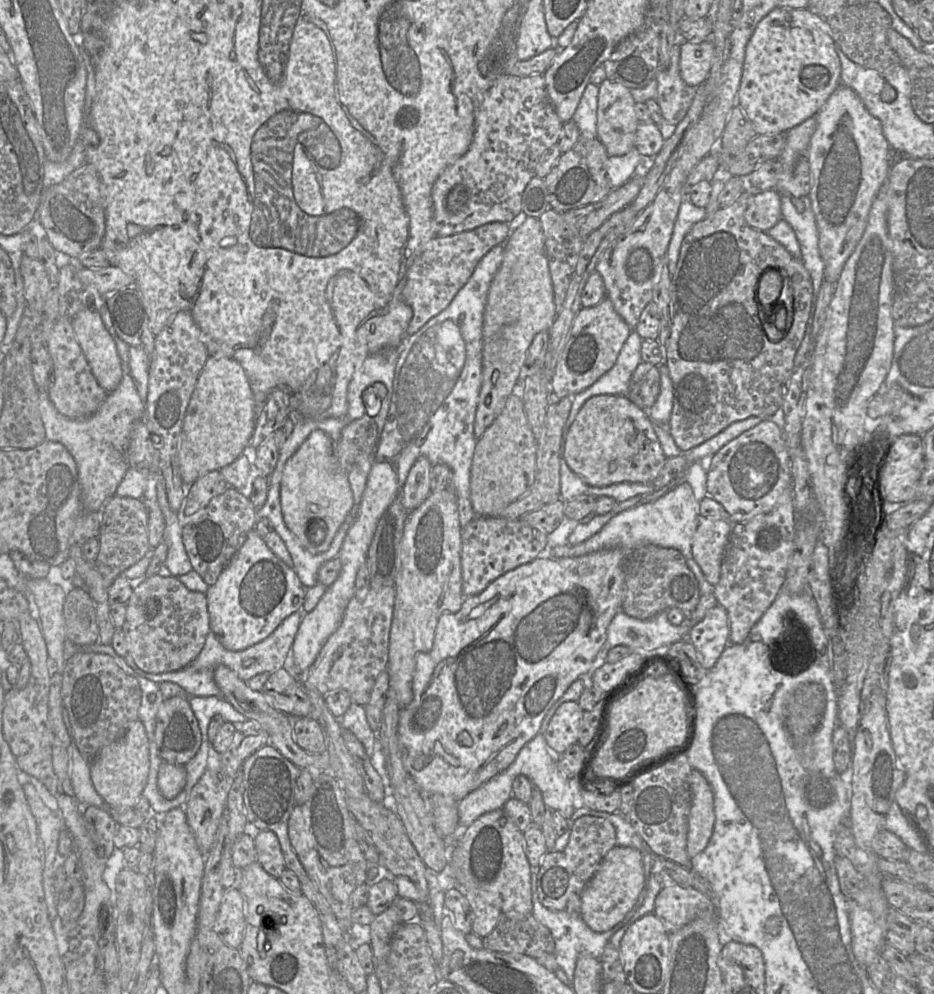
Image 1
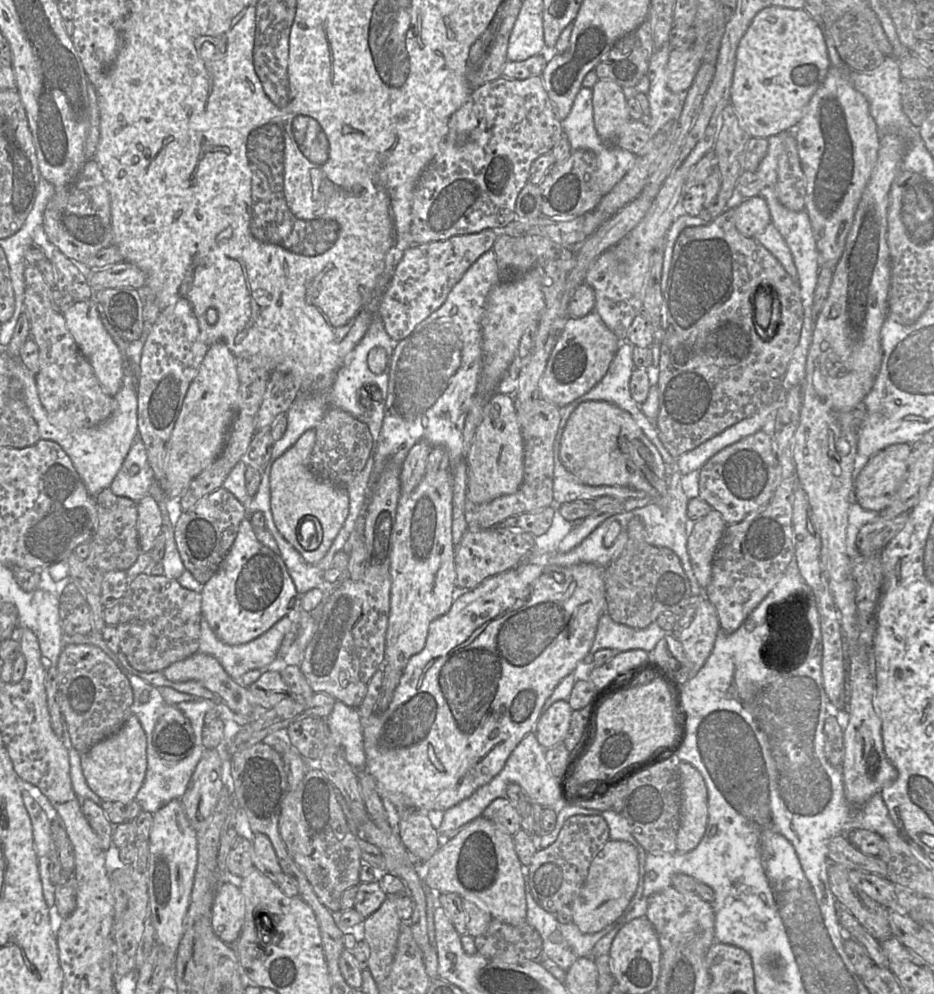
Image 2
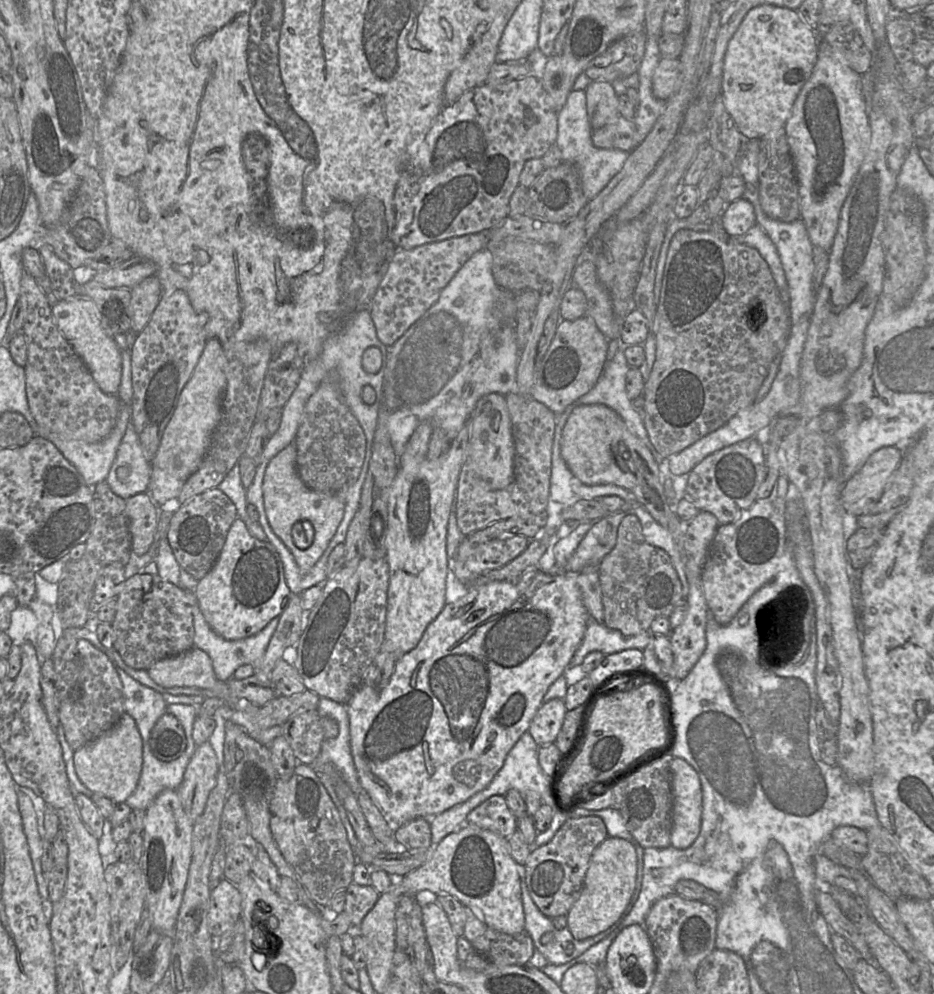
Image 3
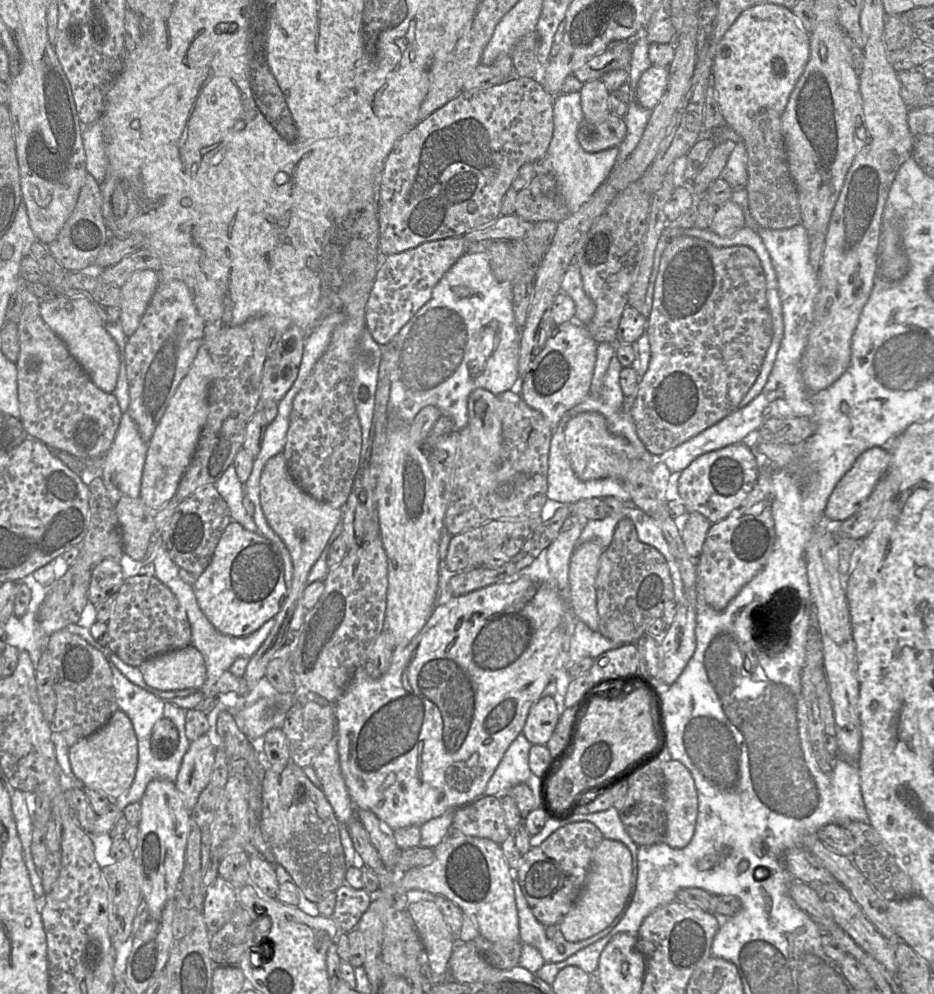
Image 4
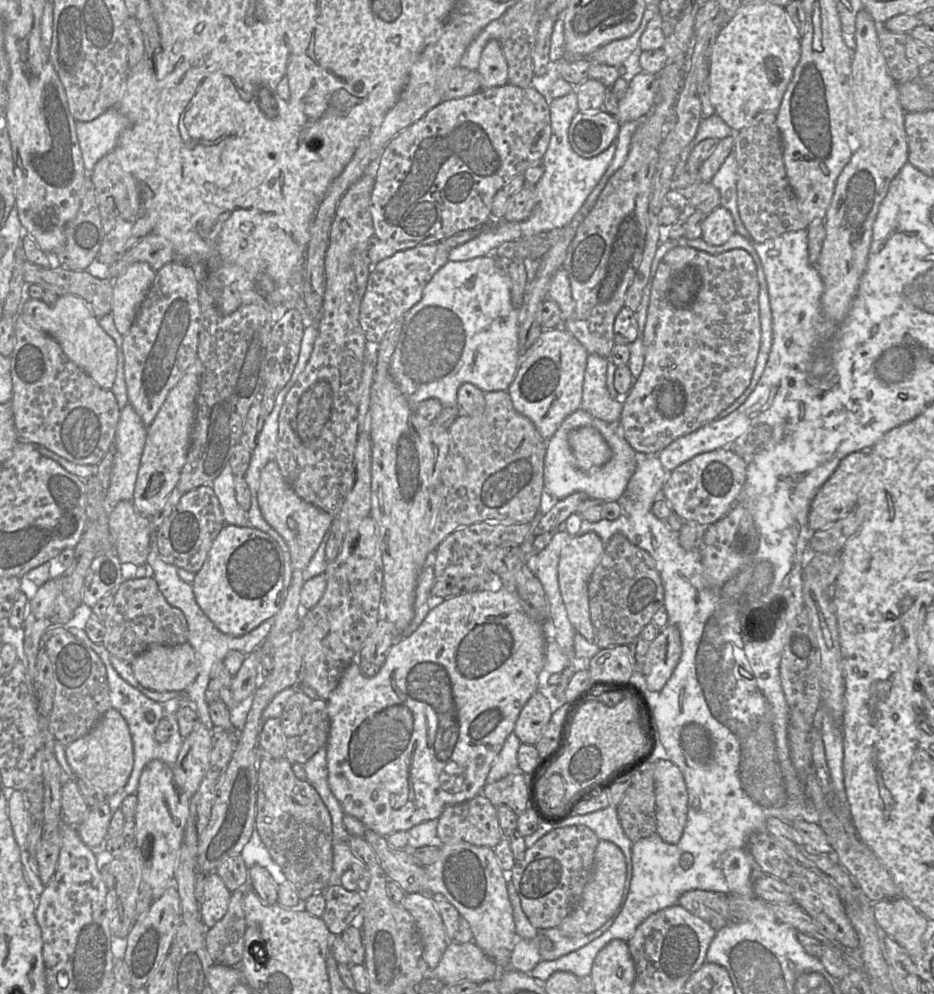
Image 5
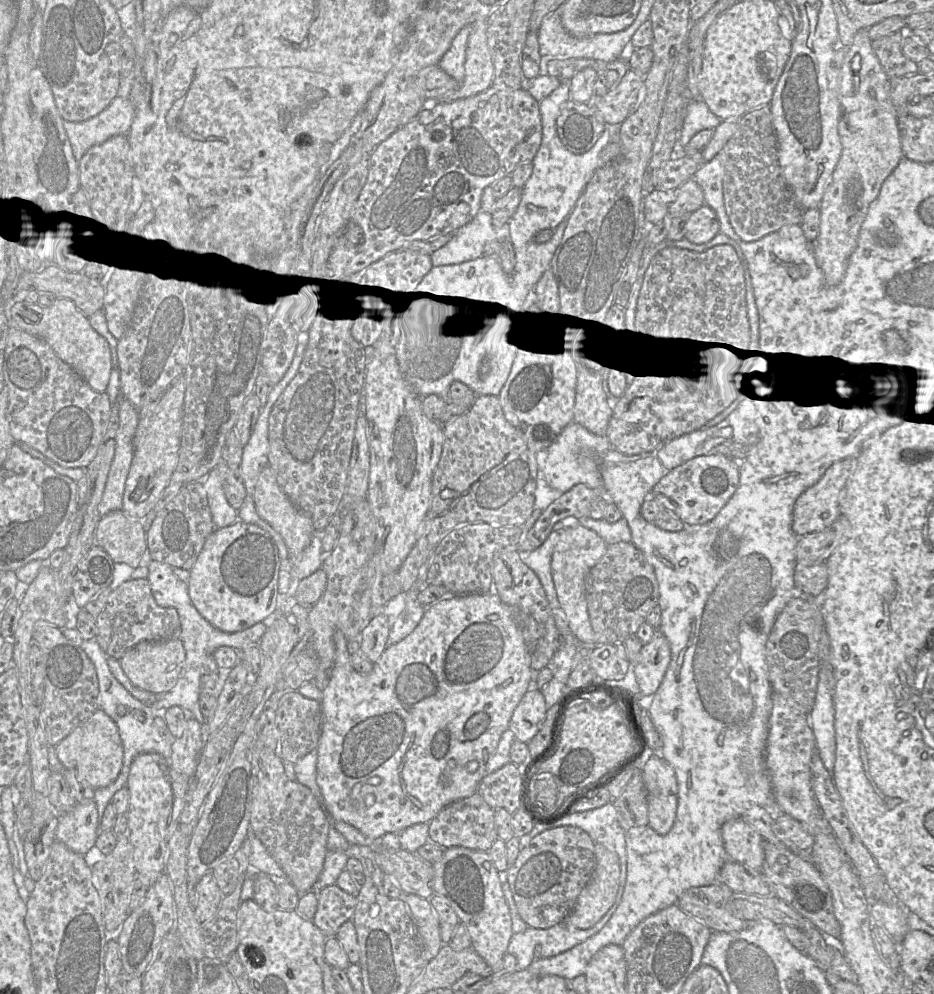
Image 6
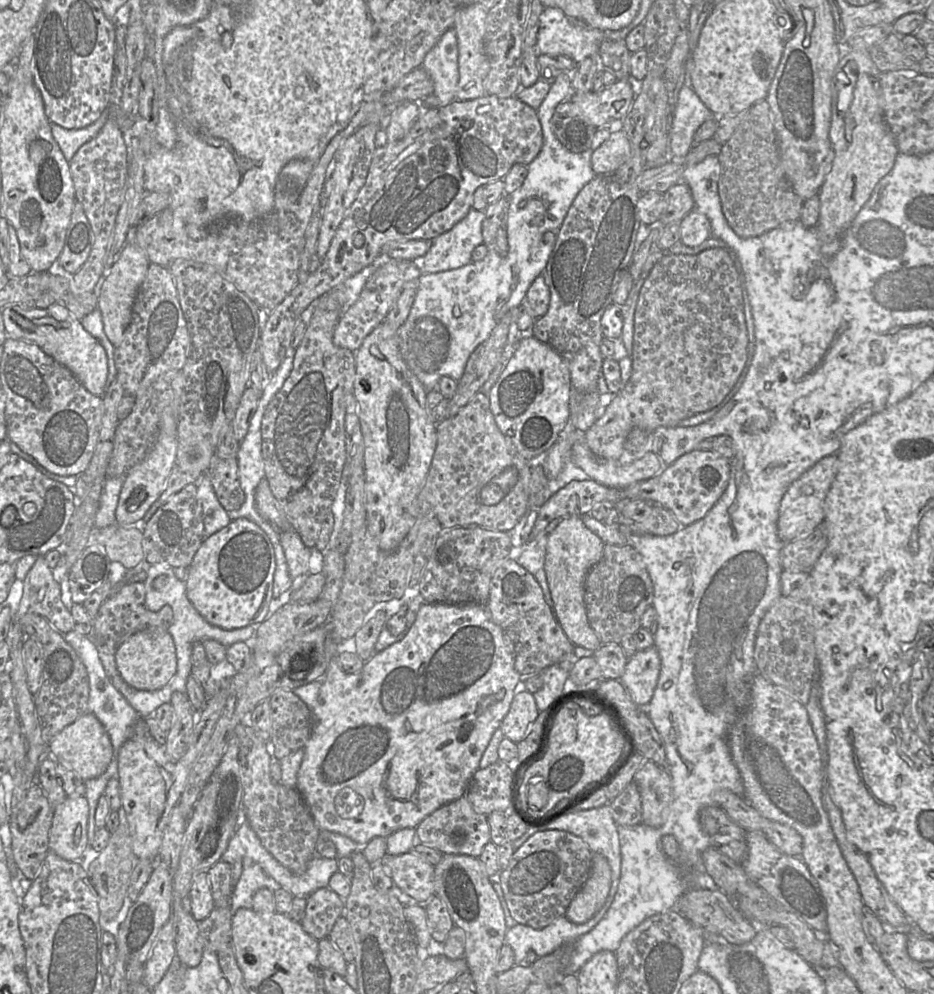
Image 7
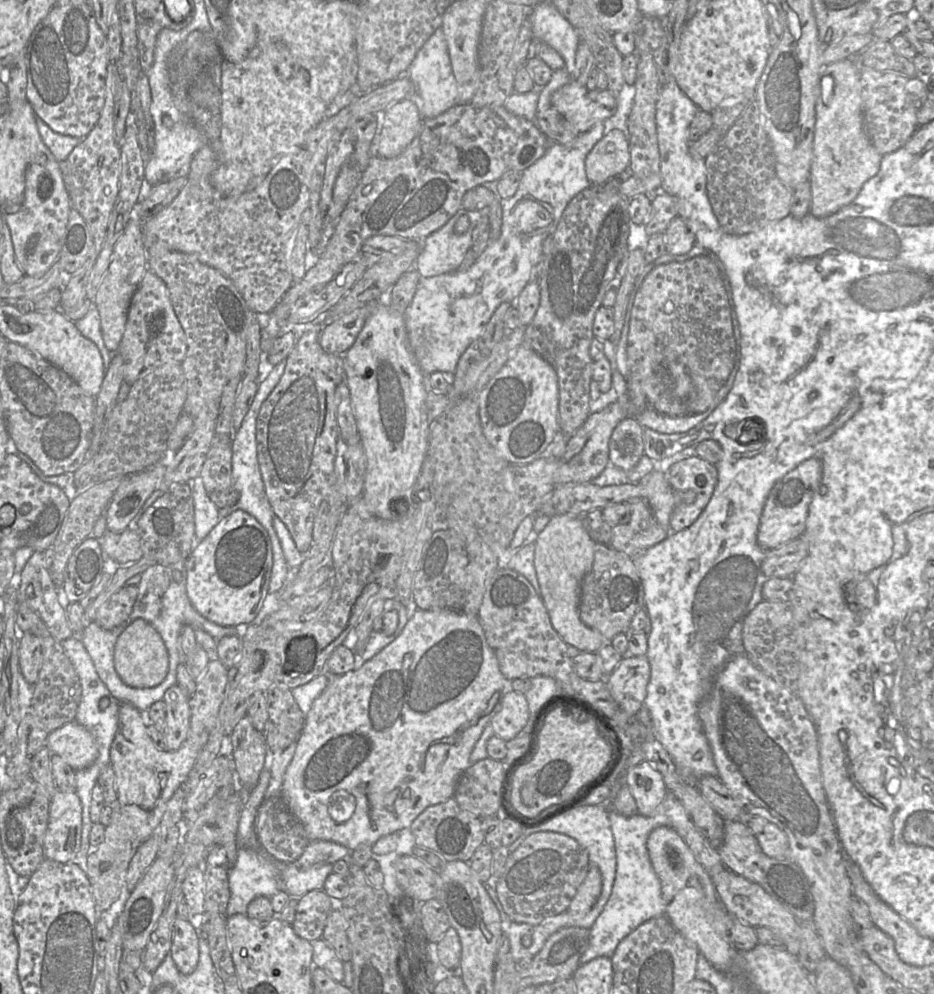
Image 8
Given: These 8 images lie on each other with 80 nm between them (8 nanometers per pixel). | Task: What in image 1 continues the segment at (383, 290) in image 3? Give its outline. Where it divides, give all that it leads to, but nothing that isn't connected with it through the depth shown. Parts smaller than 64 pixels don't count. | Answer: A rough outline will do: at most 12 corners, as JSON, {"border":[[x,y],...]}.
{"border":[[491,222],[430,240],[406,273],[407,335],[443,311],[504,244]]}

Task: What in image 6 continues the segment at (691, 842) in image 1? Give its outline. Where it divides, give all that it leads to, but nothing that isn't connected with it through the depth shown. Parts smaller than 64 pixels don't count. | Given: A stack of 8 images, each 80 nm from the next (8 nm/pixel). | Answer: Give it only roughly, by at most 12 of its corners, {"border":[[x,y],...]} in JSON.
{"border":[[652,754],[643,765],[648,826],[660,835],[674,825],[674,769]]}

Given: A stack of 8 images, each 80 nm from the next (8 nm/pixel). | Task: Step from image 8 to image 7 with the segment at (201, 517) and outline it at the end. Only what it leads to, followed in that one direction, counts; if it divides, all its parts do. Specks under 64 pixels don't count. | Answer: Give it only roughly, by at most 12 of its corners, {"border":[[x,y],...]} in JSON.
{"border":[[206,475],[197,482],[204,534],[226,527],[231,518]]}

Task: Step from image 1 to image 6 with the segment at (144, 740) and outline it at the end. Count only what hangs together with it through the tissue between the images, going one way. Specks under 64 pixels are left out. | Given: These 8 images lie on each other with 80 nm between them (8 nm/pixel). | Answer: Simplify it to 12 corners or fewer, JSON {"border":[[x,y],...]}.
{"border":[[101,709],[59,742],[63,766],[94,789],[123,767],[118,727]]}

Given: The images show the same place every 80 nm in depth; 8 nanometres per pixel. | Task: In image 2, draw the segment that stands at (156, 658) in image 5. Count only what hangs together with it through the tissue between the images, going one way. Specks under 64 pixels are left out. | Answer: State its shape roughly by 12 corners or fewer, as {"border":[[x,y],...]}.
{"border":[[196,652],[162,673],[201,682],[239,715],[267,710],[211,655]]}

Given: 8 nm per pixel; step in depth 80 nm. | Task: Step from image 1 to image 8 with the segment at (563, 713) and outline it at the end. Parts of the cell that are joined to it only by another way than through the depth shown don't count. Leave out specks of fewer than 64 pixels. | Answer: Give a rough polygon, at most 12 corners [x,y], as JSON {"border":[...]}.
{"border":[[523,693],[500,700],[490,720],[505,741],[527,725],[530,712]]}

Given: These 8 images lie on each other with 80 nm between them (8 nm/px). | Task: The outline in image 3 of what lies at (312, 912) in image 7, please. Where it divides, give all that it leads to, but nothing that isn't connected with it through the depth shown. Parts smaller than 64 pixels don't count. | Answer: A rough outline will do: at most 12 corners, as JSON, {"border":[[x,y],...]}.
{"border":[[351,883],[345,890],[345,912],[359,926],[380,893]]}

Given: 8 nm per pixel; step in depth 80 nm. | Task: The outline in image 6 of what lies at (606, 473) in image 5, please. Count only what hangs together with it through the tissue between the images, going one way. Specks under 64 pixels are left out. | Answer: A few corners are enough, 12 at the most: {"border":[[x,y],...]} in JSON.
{"border":[[572,421],[536,453],[549,486],[585,484],[605,495],[605,435]]}

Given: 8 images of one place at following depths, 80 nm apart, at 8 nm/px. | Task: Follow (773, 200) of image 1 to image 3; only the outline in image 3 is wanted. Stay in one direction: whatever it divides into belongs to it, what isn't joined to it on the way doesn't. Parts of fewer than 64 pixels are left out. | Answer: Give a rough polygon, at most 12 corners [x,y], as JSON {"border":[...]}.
{"border":[[745,198],[727,204],[719,217],[730,236],[756,225],[754,206]]}

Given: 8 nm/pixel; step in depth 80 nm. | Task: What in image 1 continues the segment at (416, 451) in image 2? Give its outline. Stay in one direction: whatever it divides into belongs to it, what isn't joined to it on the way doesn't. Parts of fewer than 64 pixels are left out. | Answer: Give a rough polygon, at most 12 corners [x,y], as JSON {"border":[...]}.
{"border":[[420,456],[400,491],[407,513],[431,493],[431,463]]}

